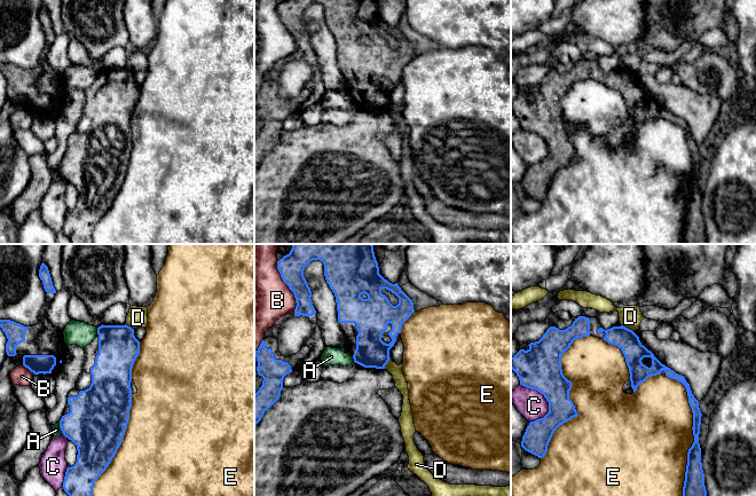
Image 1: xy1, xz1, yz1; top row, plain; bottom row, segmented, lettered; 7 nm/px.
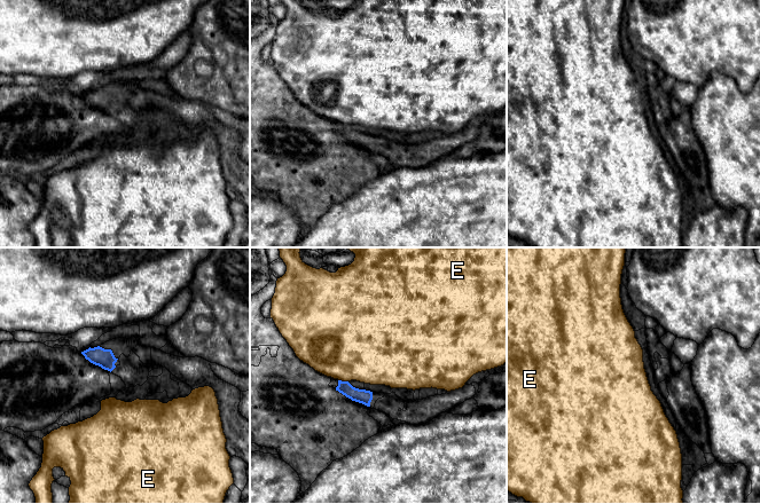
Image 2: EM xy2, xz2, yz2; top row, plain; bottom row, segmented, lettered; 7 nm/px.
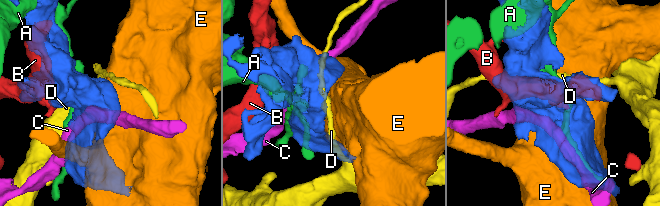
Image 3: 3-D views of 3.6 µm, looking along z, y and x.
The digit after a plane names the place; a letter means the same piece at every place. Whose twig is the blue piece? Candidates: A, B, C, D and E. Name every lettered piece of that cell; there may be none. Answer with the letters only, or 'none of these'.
none of these

